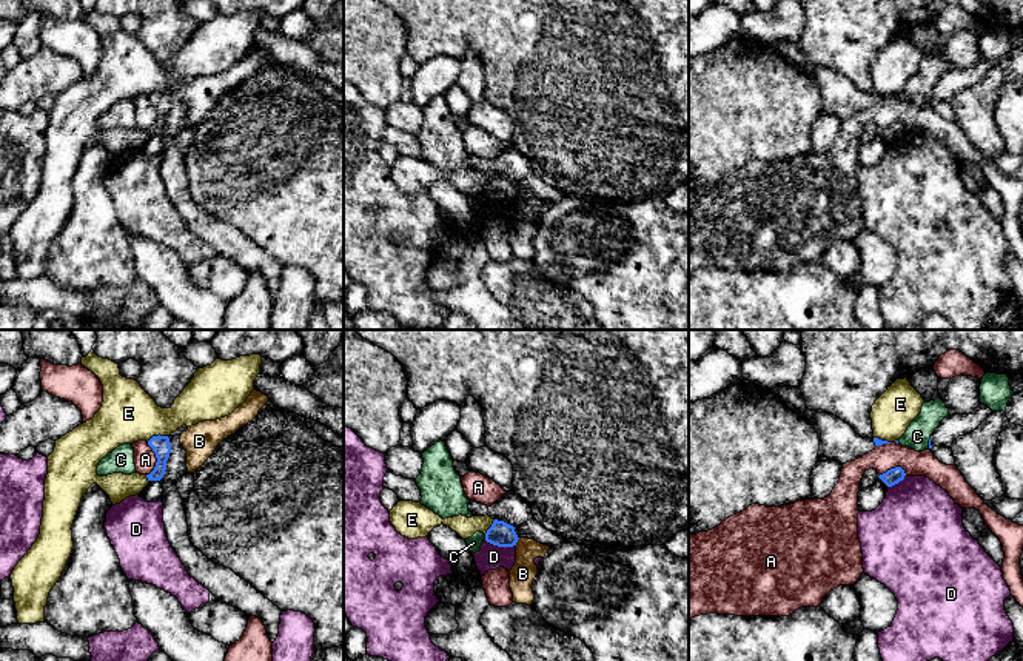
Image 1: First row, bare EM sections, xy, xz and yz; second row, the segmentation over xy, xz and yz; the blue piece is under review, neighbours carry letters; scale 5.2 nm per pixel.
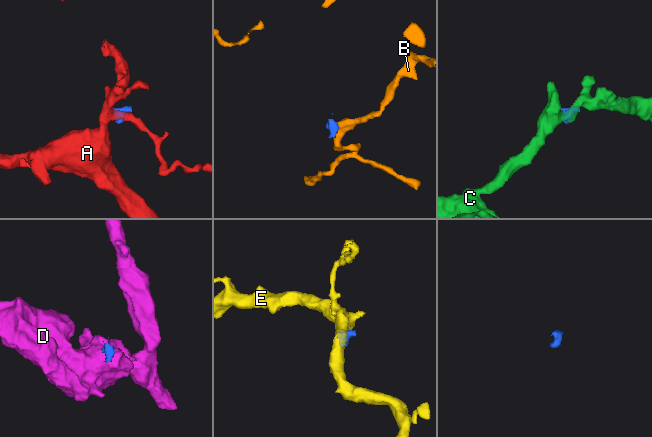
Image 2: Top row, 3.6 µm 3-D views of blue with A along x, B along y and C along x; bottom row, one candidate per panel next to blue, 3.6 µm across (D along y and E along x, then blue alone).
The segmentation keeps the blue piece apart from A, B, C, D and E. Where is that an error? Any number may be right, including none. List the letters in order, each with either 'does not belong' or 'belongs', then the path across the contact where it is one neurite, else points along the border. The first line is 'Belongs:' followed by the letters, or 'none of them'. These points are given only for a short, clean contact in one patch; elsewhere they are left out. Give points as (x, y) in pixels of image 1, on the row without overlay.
Belongs: none of them
A: does not belong | along xy (147, 97), (156, 113), (156, 120), (148, 130)
B: does not belong | along xz (519, 193), (515, 199)
C: does not belong
D: does not belong | along xz (484, 194), (498, 201), (515, 201)
E: does not belong

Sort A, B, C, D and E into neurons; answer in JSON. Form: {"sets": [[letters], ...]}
{"sets": [["A"], ["B"], ["C"], ["D"], ["E"]]}

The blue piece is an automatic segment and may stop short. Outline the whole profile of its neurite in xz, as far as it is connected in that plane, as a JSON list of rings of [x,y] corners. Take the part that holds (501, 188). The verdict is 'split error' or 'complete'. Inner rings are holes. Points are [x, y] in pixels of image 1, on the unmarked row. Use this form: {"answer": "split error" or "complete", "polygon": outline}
{"answer": "complete", "polygon": [[[495,174],[491,182],[485,188],[485,196],[498,202],[513,202],[518,197],[515,182]]]}

